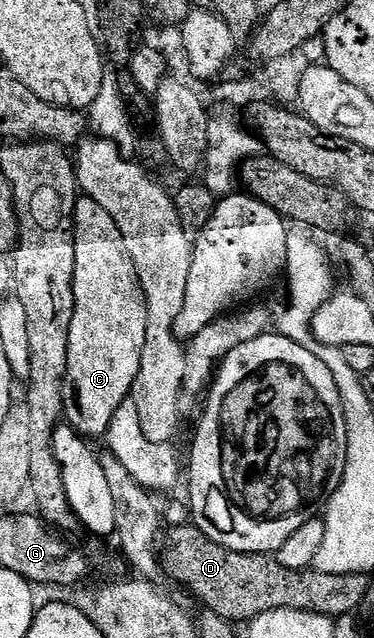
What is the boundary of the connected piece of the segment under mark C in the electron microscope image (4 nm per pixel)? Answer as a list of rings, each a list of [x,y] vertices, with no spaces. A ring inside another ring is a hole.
[[[86,197],[76,198],[73,212],[75,232],[75,268],[73,269],[73,321],[69,325],[69,355],[67,357],[67,379],[63,383],[63,413],[66,422],[76,433],[88,440],[106,436],[120,405],[131,394],[131,386],[141,369],[141,353],[145,349],[147,328],[147,302],[133,265],[129,249],[117,229],[117,221],[97,205],[97,201]]]

